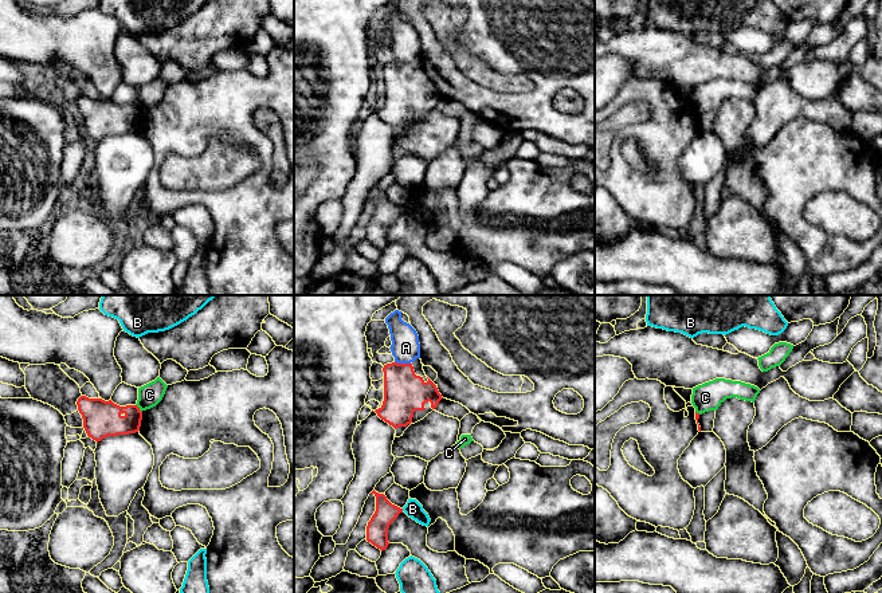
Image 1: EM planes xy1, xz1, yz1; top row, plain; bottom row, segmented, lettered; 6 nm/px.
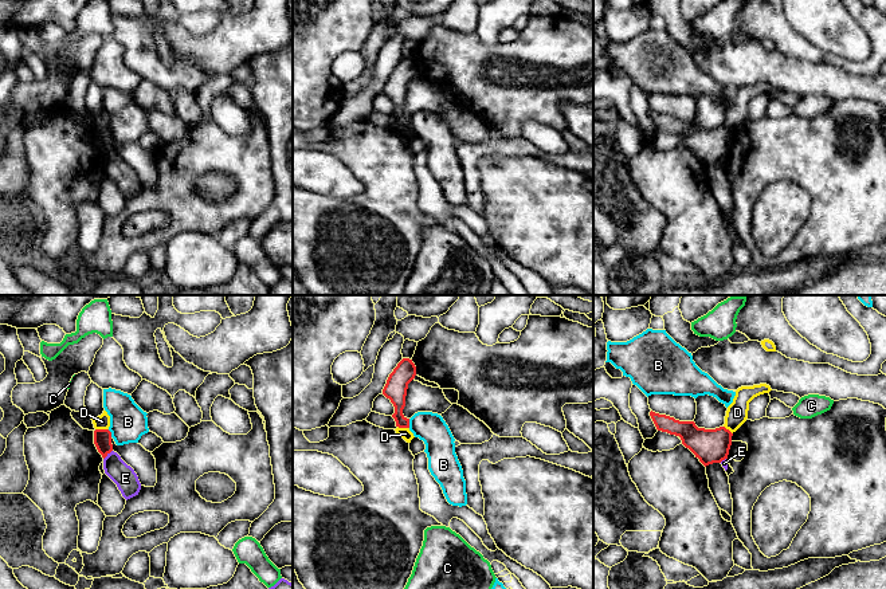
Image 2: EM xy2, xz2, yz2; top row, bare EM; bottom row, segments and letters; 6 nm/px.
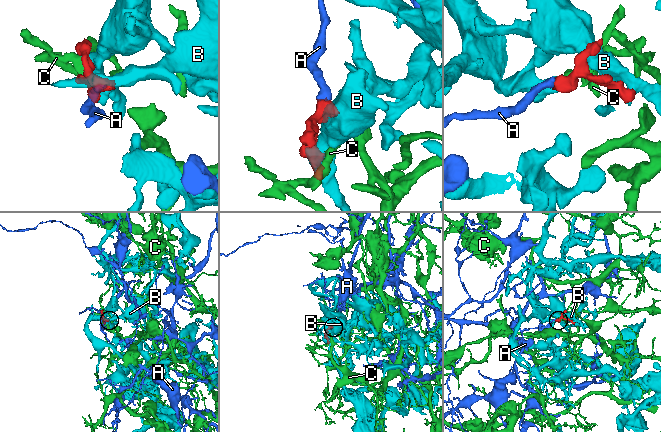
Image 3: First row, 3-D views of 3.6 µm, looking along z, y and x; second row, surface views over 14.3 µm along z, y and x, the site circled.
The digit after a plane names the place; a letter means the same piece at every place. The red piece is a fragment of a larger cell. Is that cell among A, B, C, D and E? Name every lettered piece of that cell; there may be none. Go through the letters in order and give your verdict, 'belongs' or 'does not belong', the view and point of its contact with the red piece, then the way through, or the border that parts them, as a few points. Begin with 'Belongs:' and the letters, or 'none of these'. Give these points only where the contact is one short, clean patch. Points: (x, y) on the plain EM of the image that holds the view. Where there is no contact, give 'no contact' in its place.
Belongs: none of these
A: does not belong | xz1 (403, 63) | along xz1 (395, 61), (410, 63)
B: does not belong | xz2 (408, 122) | along xz2 (408, 118), (410, 126)
C: does not belong | xy1 (138, 108) | along xy1 (136, 103), (141, 112)
D: does not belong | xy2 (102, 129) | along xy2 (95, 128), (108, 129)
E: does not belong | xy2 (106, 154) | along xy2 (112, 149), (104, 158)

